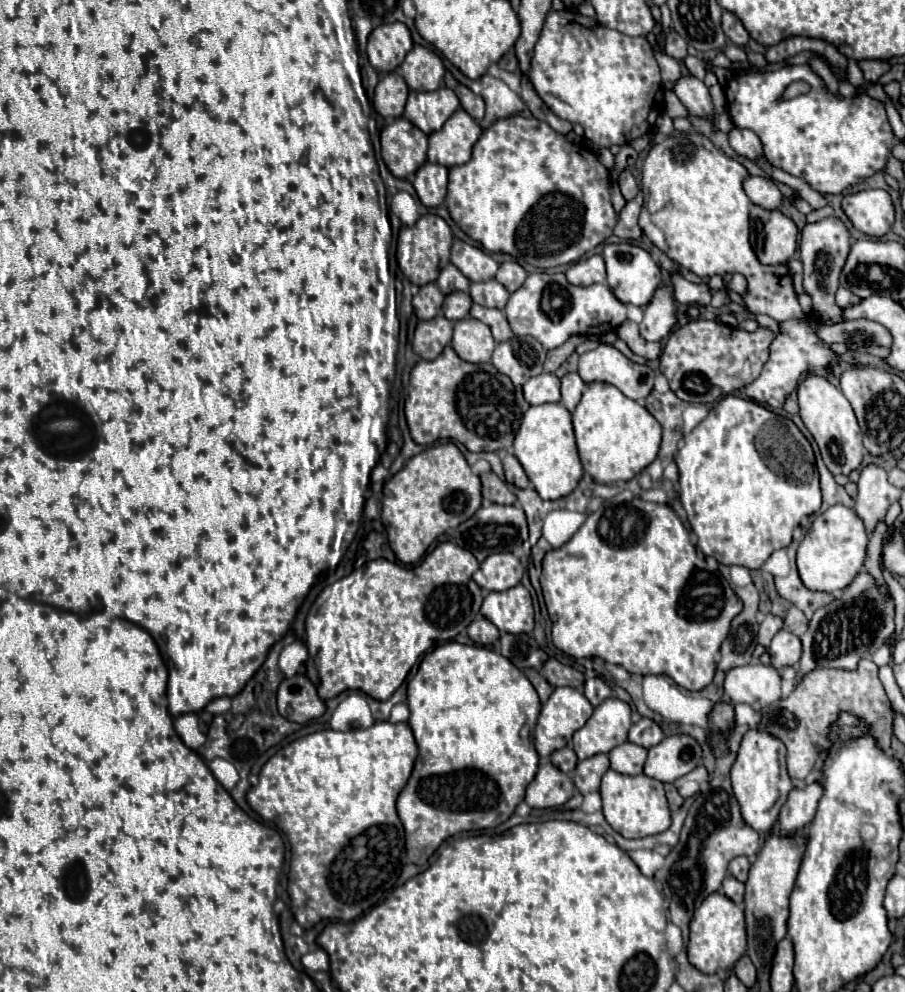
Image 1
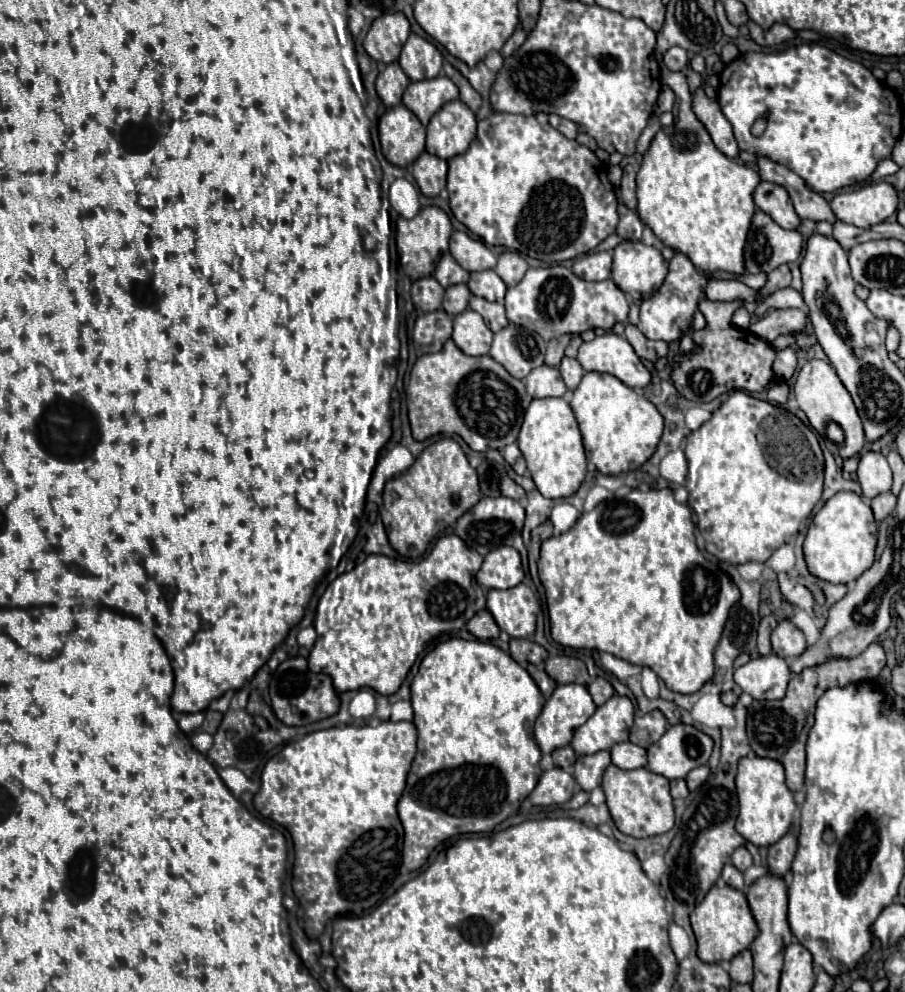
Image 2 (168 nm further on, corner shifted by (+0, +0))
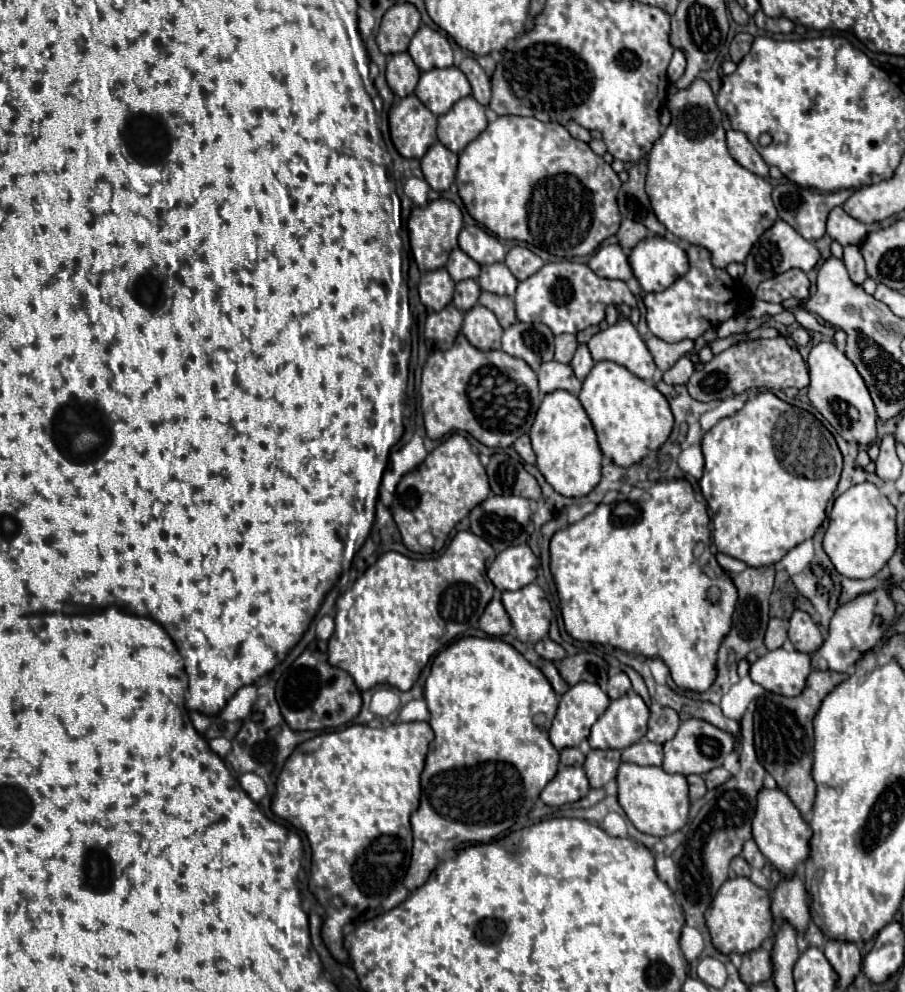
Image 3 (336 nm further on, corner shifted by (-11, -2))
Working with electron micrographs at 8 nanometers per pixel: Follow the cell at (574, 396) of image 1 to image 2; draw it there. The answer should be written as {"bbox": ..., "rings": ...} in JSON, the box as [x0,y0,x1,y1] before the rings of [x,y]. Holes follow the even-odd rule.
{"bbox":[558,356,584,390],"rings":[[[568,356],[562,358],[558,370],[560,370],[560,374],[562,374],[562,378],[564,378],[564,382],[570,390],[574,390],[580,384],[582,376],[584,376],[584,370],[582,370],[580,362],[576,358],[568,358]]]}

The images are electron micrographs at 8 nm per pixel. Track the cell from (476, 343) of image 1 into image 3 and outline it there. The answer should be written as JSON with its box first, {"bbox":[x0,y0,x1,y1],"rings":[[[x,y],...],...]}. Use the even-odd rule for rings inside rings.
{"bbox":[463,304,503,350],"rings":[[[477,304],[465,312],[463,320],[463,336],[479,350],[501,350],[503,328],[499,326],[495,314],[485,306]]]}

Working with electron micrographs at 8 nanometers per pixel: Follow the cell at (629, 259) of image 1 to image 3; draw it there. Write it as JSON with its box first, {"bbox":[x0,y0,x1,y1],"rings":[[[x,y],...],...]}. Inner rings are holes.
{"bbox":[629,236,689,292],"rings":[[[659,236],[641,240],[629,254],[629,266],[645,292],[663,292],[689,270],[685,250]]]}

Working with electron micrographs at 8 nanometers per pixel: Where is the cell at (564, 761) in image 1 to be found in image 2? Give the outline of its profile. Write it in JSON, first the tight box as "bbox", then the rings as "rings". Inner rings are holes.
{"bbox":[552,746,576,772],"rings":[[[562,746],[562,748],[552,752],[552,760],[554,760],[556,766],[564,768],[566,772],[572,772],[574,770],[574,762],[576,762],[576,754],[574,754],[574,750],[570,746]]]}

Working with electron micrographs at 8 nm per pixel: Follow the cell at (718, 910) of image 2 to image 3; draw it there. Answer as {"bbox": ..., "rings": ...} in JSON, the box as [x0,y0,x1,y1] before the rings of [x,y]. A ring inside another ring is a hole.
{"bbox":[705,878,773,954],"rings":[[[729,878],[713,898],[705,912],[705,922],[713,940],[713,946],[721,954],[747,954],[759,948],[773,934],[773,916],[769,892],[755,886],[749,878]]]}

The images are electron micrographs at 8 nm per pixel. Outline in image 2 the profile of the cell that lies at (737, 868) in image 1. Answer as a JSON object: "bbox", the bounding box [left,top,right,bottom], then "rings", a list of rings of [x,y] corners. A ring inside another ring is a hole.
{"bbox":[732,846,752,870],"rings":[[[740,846],[740,848],[734,850],[734,854],[732,854],[732,864],[734,864],[738,870],[746,870],[748,866],[752,866],[752,856],[750,856],[750,852],[748,852],[744,846]]]}

